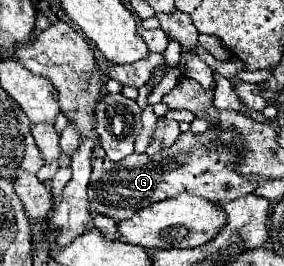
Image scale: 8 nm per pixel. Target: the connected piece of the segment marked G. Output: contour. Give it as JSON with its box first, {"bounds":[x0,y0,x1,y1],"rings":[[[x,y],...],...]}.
{"bounds":[90,126,258,222],"rings":[[[210,126],[206,132],[194,134],[192,130],[182,132],[178,140],[162,148],[152,158],[148,154],[132,152],[124,160],[112,162],[110,158],[94,158],[92,176],[90,176],[90,208],[96,214],[106,214],[114,222],[132,216],[138,208],[146,208],[148,204],[174,198],[182,192],[202,196],[216,206],[224,206],[234,200],[234,196],[242,196],[254,192],[258,186],[256,178],[246,178],[236,172],[236,164],[242,158],[242,140],[234,128],[226,130],[220,126]]]}

